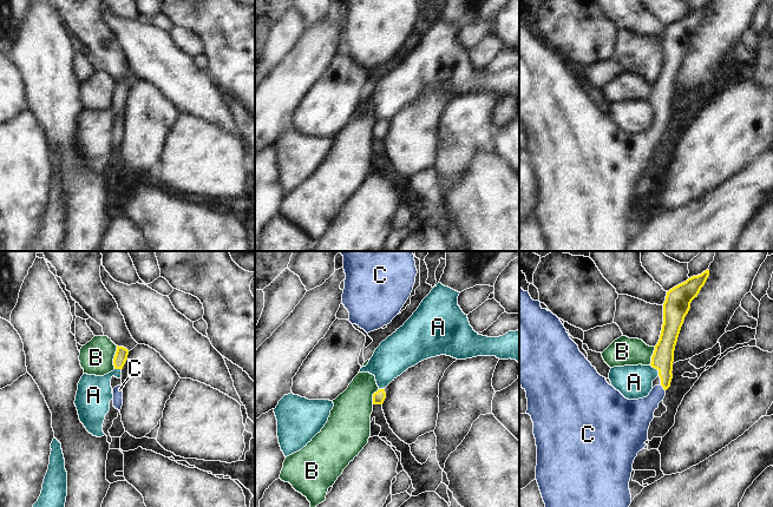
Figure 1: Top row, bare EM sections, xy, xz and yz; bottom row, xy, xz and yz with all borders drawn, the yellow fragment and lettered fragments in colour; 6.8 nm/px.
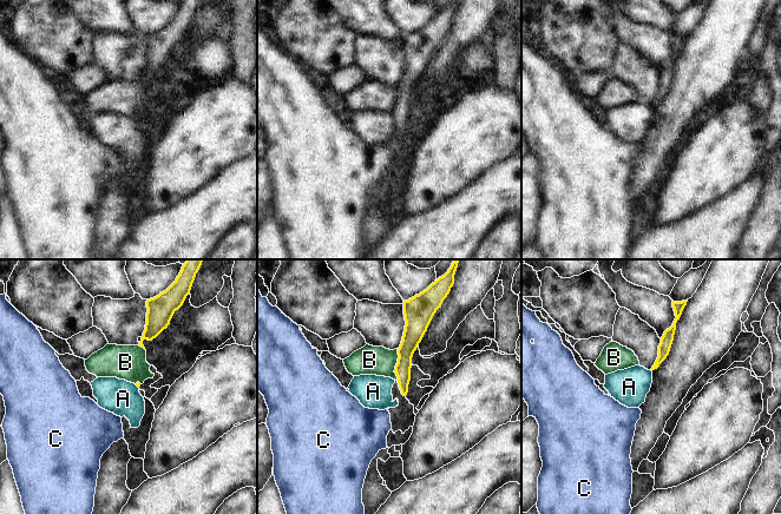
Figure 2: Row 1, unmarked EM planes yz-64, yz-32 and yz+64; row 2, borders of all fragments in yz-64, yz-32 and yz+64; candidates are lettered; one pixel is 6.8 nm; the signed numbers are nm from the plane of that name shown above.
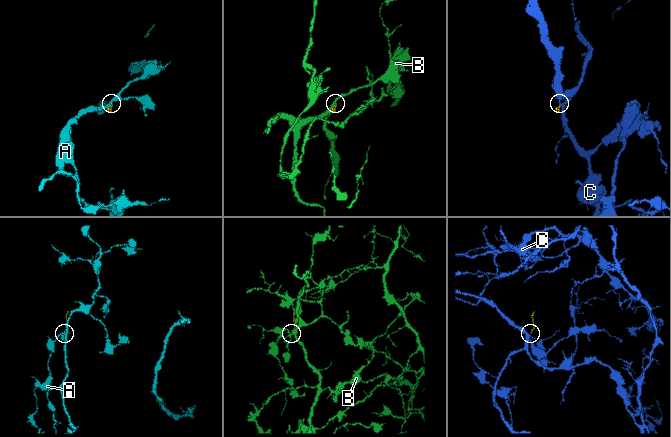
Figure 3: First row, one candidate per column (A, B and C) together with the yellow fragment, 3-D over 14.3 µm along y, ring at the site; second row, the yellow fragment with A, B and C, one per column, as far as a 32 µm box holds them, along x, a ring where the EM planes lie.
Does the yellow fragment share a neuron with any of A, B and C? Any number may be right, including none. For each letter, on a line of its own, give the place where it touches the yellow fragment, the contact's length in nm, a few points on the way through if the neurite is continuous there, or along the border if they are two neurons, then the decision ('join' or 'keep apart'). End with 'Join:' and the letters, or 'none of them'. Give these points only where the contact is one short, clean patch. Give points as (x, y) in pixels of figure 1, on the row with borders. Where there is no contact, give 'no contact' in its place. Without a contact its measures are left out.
A: yz (656, 368) | 100 nm | along yz (650, 364), (657, 370), (659, 375) | keep apart
B: xy (115, 357) | 160 nm | along xy (117, 346), (113, 368) | keep apart
C: yz (663, 388) | 60 nm | across yz (662, 359), (665, 366), (663, 388), (637, 414) | join
Join: C

